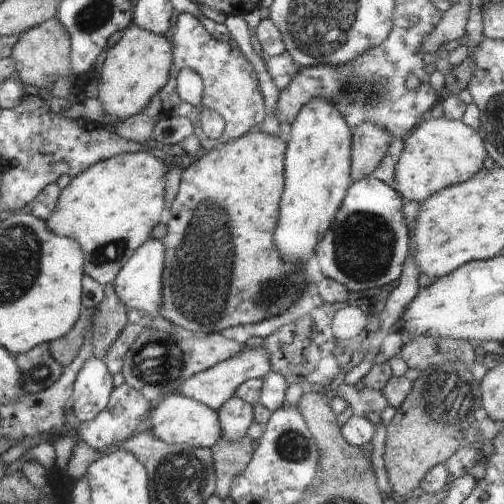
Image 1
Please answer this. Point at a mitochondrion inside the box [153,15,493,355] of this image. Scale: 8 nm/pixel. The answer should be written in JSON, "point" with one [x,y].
{"point":[208,229]}

